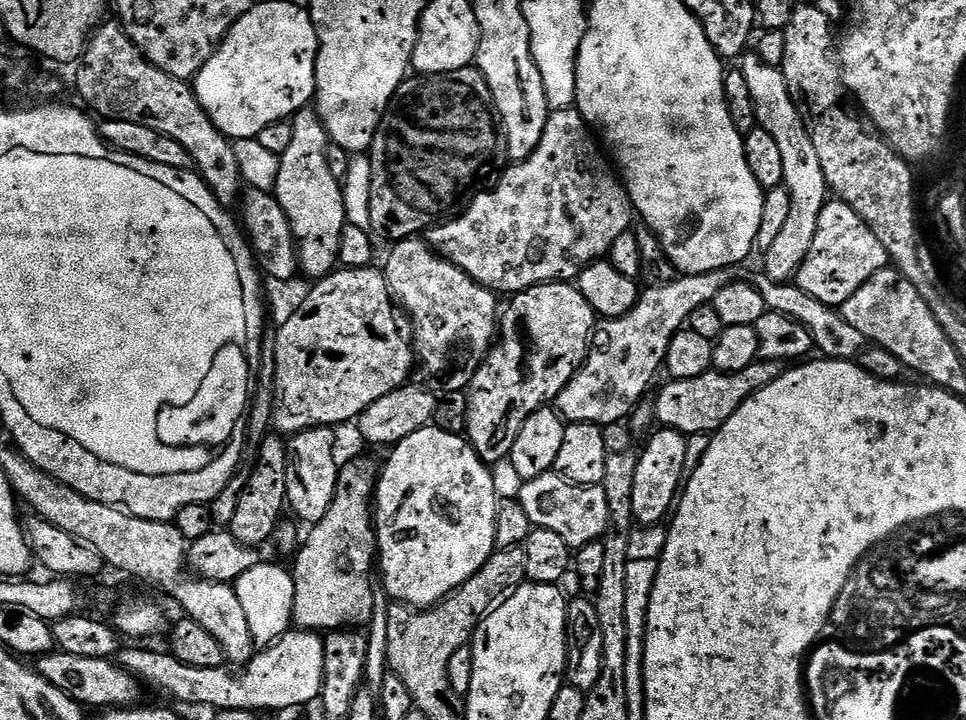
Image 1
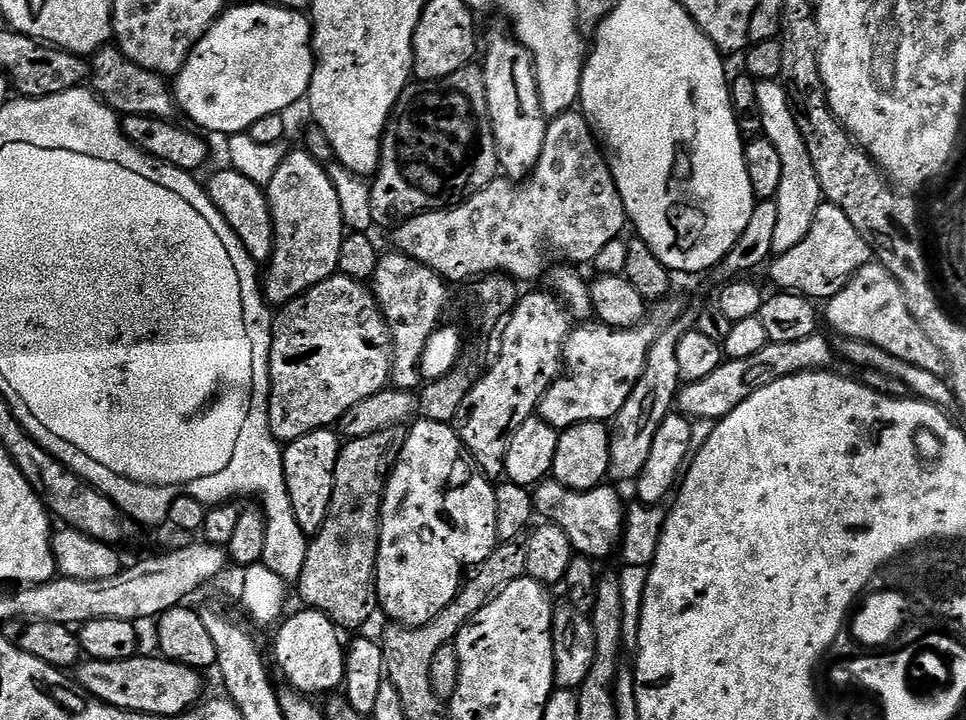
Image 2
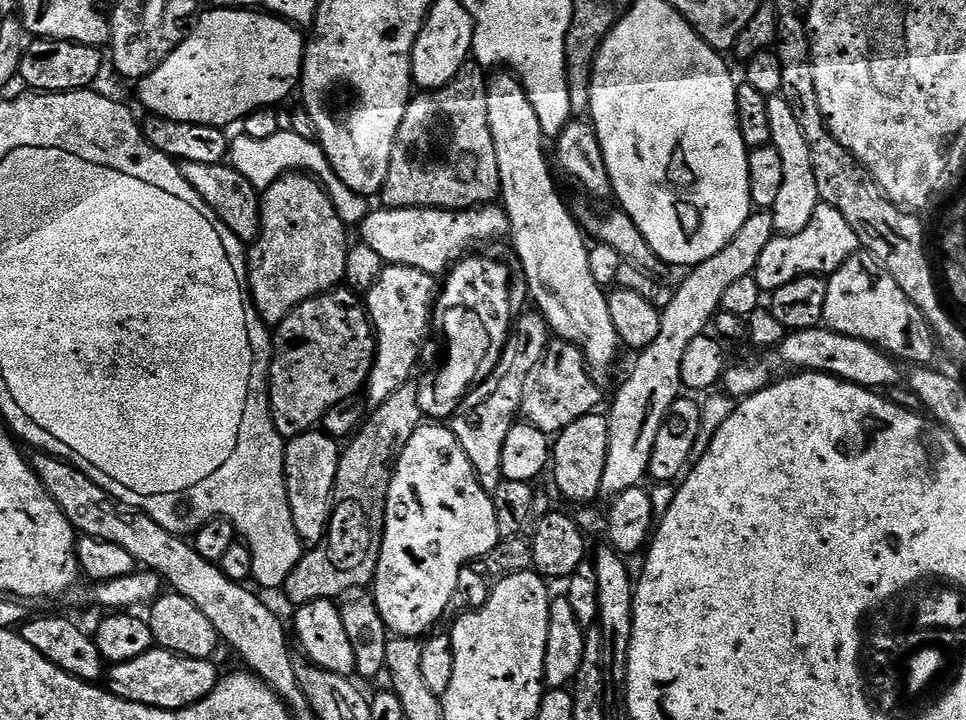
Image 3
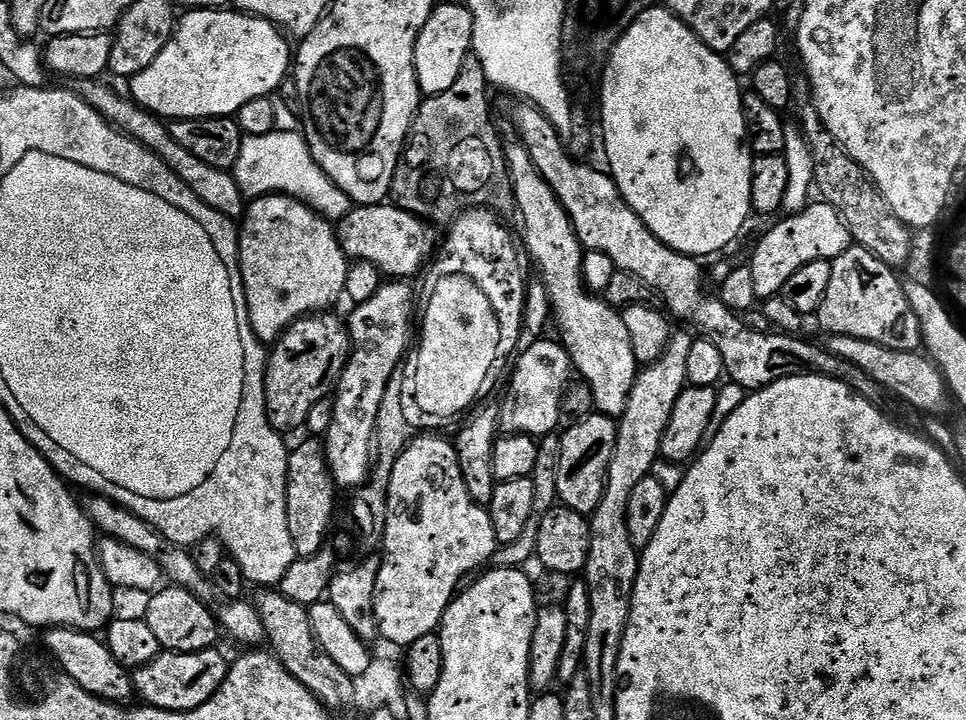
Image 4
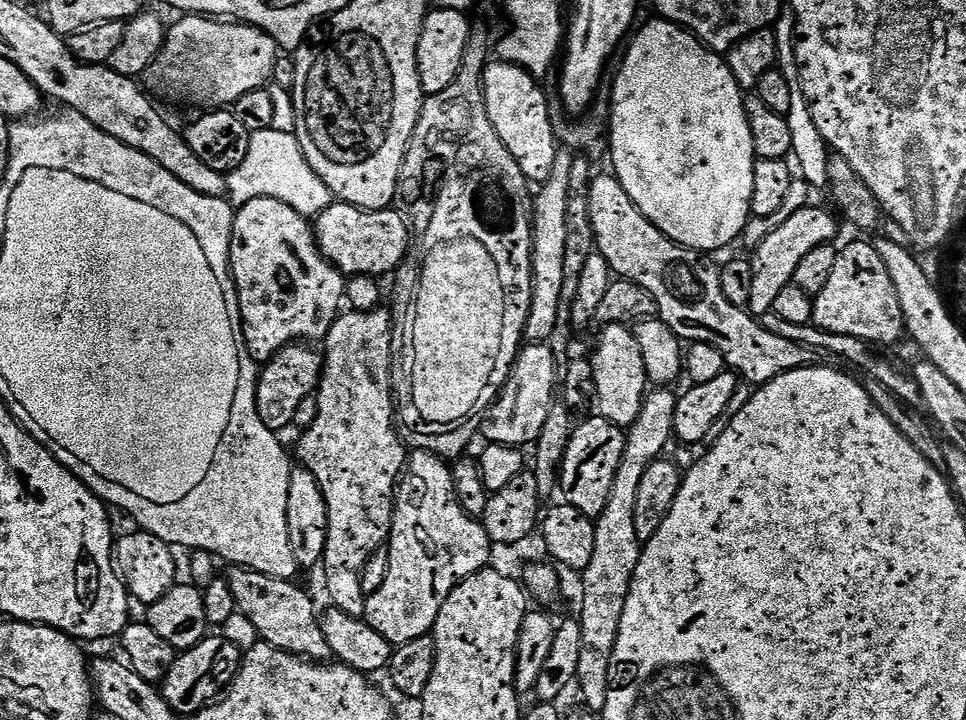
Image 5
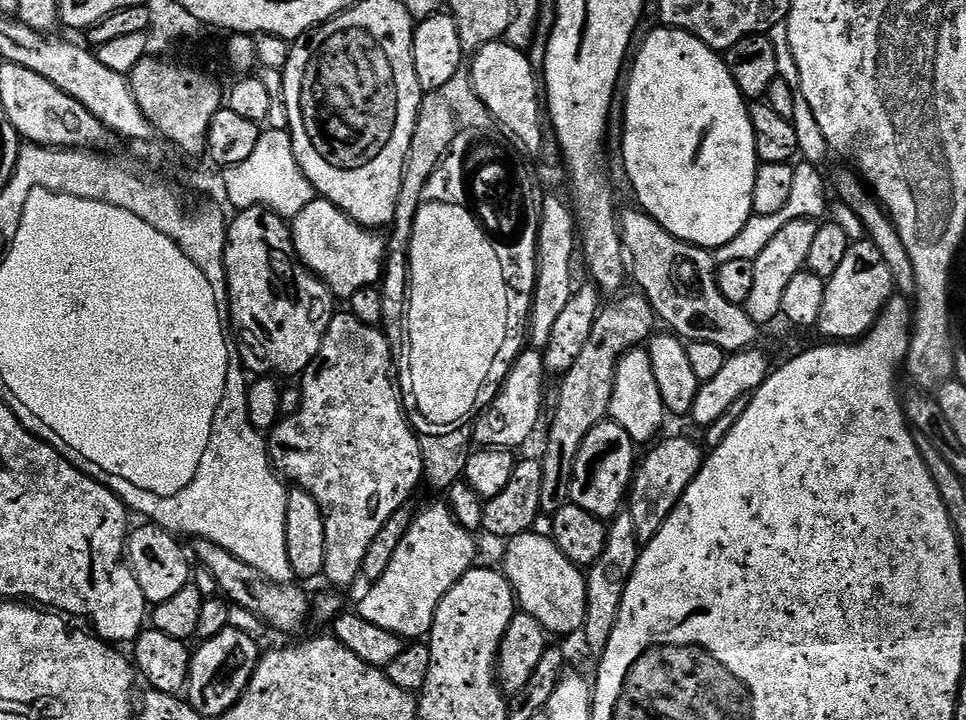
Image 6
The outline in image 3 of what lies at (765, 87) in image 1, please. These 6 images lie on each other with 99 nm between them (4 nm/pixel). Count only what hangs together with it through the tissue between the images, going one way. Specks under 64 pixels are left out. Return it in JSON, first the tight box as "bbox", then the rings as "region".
{"bbox":[768,95,822,236],"region":[[[781,95],[769,99],[768,109],[771,145],[778,150],[778,155],[782,158],[782,187],[778,194],[778,202],[774,202],[770,211],[777,233],[789,236],[798,234],[798,230],[806,230],[814,210],[822,201],[818,194],[818,182],[814,182],[814,166],[810,166],[810,146],[806,146],[806,138],[802,138],[802,129],[794,119],[794,110],[790,110],[790,106]]]}

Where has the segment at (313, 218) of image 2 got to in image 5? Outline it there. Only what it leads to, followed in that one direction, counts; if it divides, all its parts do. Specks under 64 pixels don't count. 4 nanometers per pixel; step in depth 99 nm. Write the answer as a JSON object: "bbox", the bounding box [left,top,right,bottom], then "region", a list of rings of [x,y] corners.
{"bbox":[228,198,346,361],"region":[[[254,198],[254,202],[246,202],[235,209],[228,266],[232,269],[232,281],[240,303],[238,324],[242,329],[242,344],[247,355],[257,361],[271,360],[290,344],[323,341],[332,323],[341,315],[340,303],[343,305],[346,300],[344,273],[320,253],[309,217],[298,214],[298,210],[286,202],[278,202],[278,198]]]}

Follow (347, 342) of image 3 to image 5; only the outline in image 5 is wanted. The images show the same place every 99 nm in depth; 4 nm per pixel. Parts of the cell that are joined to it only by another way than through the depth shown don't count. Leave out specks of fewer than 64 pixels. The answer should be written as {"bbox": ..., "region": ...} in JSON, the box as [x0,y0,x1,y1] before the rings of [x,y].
{"bbox":[256,342,322,433],"region":[[[297,342],[283,348],[276,353],[259,369],[256,378],[256,405],[258,406],[258,418],[272,432],[283,433],[283,428],[292,428],[296,412],[307,396],[317,391],[320,383],[320,369],[322,356],[312,346],[305,346]]]}

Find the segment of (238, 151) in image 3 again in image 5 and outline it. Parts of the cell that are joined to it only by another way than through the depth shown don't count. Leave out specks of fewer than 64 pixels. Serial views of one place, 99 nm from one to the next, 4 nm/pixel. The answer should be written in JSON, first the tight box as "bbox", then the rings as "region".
{"bbox":[227,83,334,218],"region":[[[269,83],[268,93],[274,105],[274,122],[272,127],[261,132],[252,133],[250,150],[246,150],[246,158],[242,158],[242,166],[227,173],[227,199],[239,206],[246,202],[254,202],[254,198],[278,198],[278,202],[286,202],[298,214],[315,218],[322,214],[334,202],[330,186],[314,174],[310,162],[302,154],[302,146],[296,141],[296,115],[291,91]]]}

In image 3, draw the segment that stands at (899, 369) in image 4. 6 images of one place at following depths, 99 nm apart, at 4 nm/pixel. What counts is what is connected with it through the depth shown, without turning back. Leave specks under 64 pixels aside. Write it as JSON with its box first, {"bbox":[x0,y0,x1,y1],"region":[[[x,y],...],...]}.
{"bbox":[774,326,902,390],"region":[[[821,326],[811,328],[810,330],[798,330],[797,332],[788,332],[781,344],[777,344],[774,349],[776,360],[788,370],[799,370],[800,372],[822,372],[826,376],[834,376],[838,380],[844,380],[847,384],[859,384],[861,388],[869,390],[884,390],[880,388],[892,388],[896,383],[901,383],[902,372],[898,367],[897,361],[889,356],[887,352],[876,347],[875,344],[868,344],[865,340],[850,338],[841,332],[835,332],[833,328]]]}

